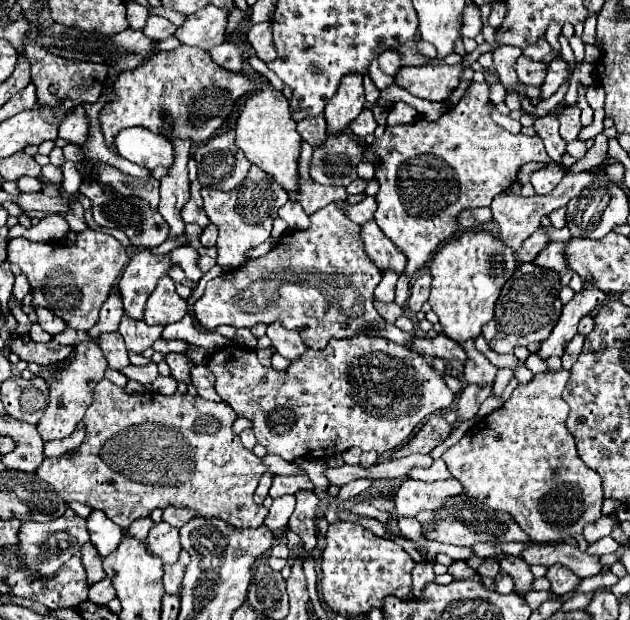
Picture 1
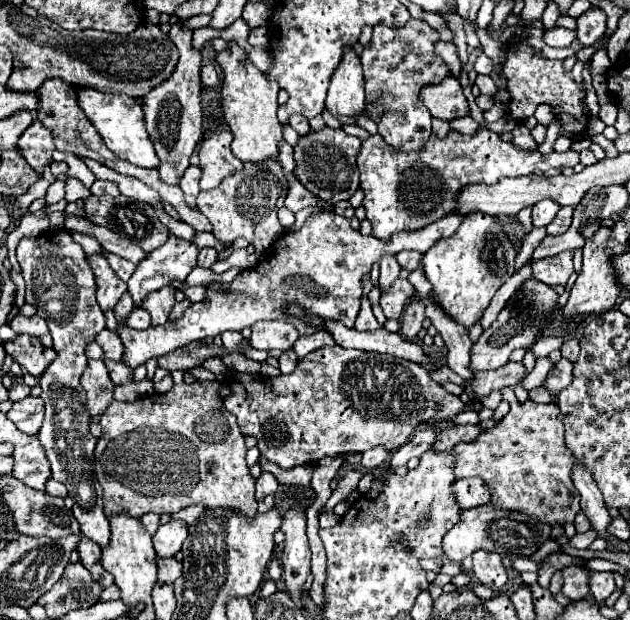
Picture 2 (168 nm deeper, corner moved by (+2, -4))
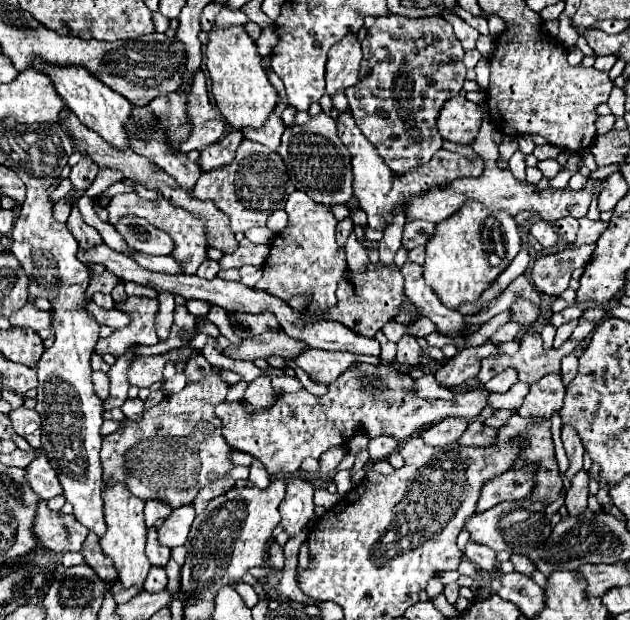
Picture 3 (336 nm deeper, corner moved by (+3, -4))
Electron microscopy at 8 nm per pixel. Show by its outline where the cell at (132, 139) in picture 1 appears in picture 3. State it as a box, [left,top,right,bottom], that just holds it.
[34,61,132,149]

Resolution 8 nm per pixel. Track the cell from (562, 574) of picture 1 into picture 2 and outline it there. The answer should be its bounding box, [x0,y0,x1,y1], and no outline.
[561,565,589,601]

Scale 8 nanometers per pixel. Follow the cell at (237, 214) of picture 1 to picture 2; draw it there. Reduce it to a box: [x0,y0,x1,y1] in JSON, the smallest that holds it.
[197,159,287,253]

